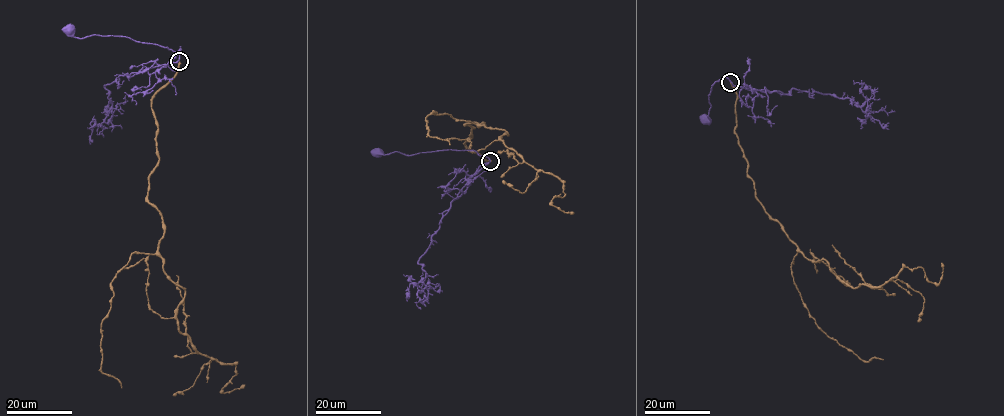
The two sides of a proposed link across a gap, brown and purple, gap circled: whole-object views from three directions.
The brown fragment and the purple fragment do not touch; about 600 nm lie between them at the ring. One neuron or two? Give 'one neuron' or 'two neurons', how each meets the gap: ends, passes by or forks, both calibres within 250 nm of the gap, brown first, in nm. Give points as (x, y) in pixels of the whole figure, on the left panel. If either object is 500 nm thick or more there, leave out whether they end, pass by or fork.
two neurons; brown ends there; purple passes by; 320 nm thick on the brown side, 200 nm on the other

